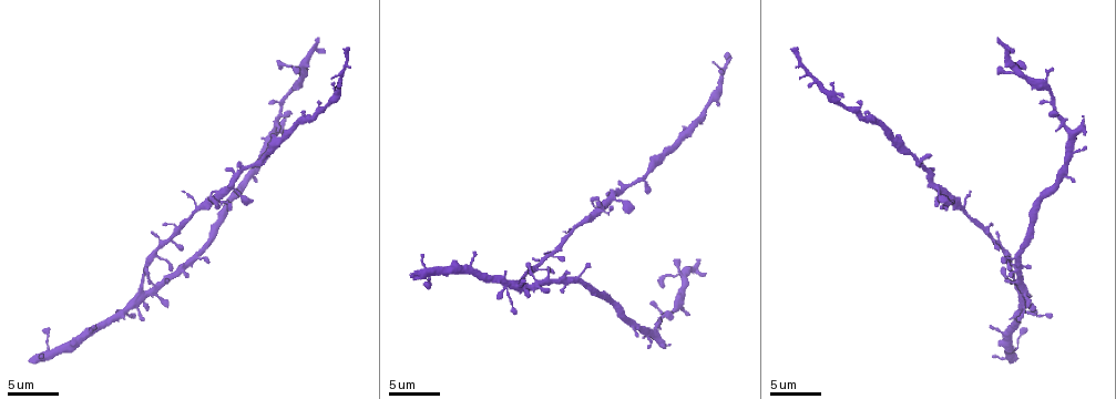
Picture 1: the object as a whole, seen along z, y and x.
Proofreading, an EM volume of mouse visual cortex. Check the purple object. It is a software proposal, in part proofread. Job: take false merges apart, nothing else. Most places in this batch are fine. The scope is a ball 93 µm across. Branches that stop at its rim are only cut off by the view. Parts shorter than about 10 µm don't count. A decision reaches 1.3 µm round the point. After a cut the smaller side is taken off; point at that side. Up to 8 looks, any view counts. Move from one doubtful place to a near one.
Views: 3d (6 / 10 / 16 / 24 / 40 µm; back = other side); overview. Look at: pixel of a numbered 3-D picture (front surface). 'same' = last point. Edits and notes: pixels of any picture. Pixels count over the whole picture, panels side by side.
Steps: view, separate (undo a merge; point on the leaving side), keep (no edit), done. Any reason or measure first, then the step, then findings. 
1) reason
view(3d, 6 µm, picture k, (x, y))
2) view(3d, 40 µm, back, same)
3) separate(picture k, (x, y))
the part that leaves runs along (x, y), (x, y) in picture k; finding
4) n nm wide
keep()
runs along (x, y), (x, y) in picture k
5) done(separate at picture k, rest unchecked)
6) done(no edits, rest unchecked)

calibre changes
view(3d, 6 µm, picture 1, (159, 246))

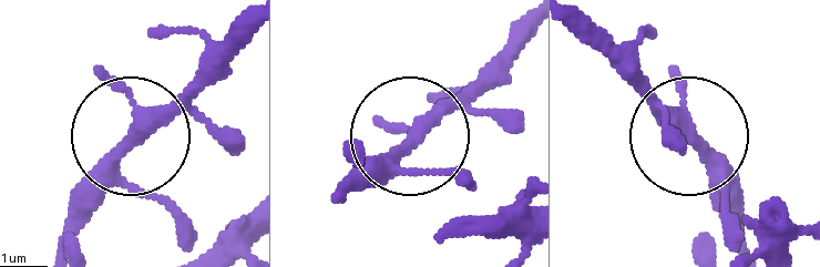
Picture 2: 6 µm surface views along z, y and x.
4 arms
keep()
continuous, no second neuron

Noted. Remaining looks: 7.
four or more arms meet
view(3d, 6 µm, picture 1, (1019, 284))

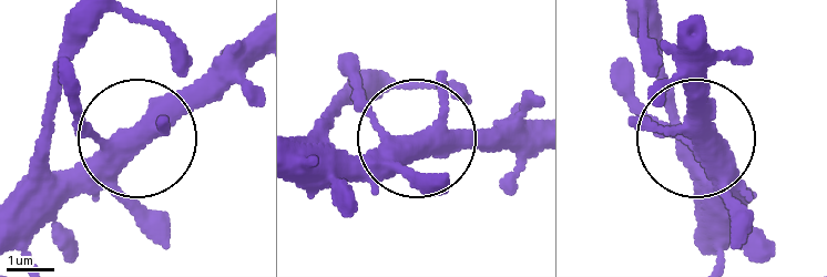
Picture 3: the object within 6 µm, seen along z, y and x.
keep()
runs along (69, 59), (80, 114), (132, 137), (24, 242) in picture 3; continuous, no second neuron

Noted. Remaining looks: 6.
a narrow waist
view(3d, 6 µm, picture 1, (252, 164))

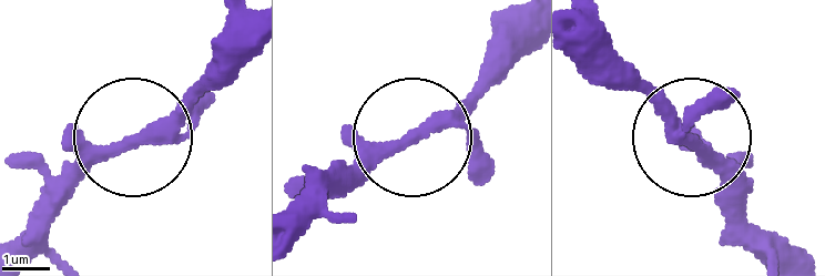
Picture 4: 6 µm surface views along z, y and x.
other side
view(3d, 6 µm, back, picture 4, (408, 140))

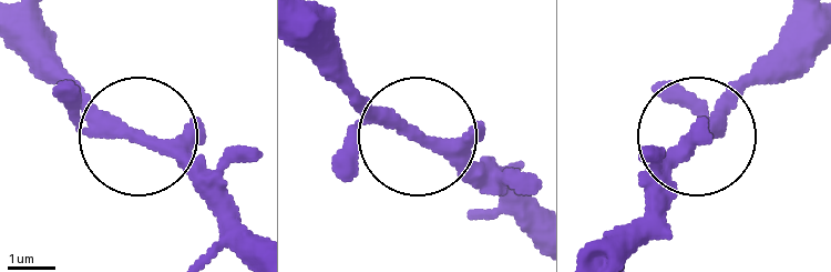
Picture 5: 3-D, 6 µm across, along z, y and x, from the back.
240 nm wide
keep()
one neuron here

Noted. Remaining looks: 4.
sudden change in width
view(3d, 10 µm, picture 1, (202, 206))

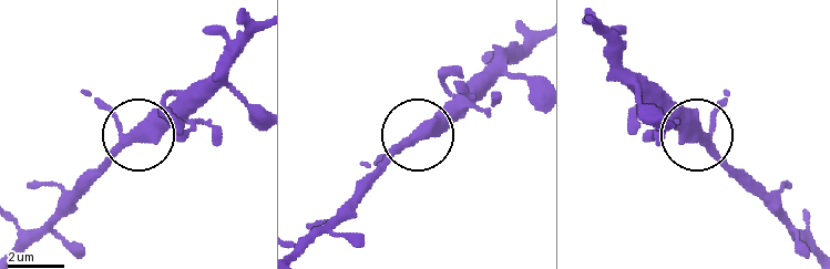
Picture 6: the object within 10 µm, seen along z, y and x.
3 arms
keep()
one neuron here

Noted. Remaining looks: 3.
done(no edits, rest unchecked)

